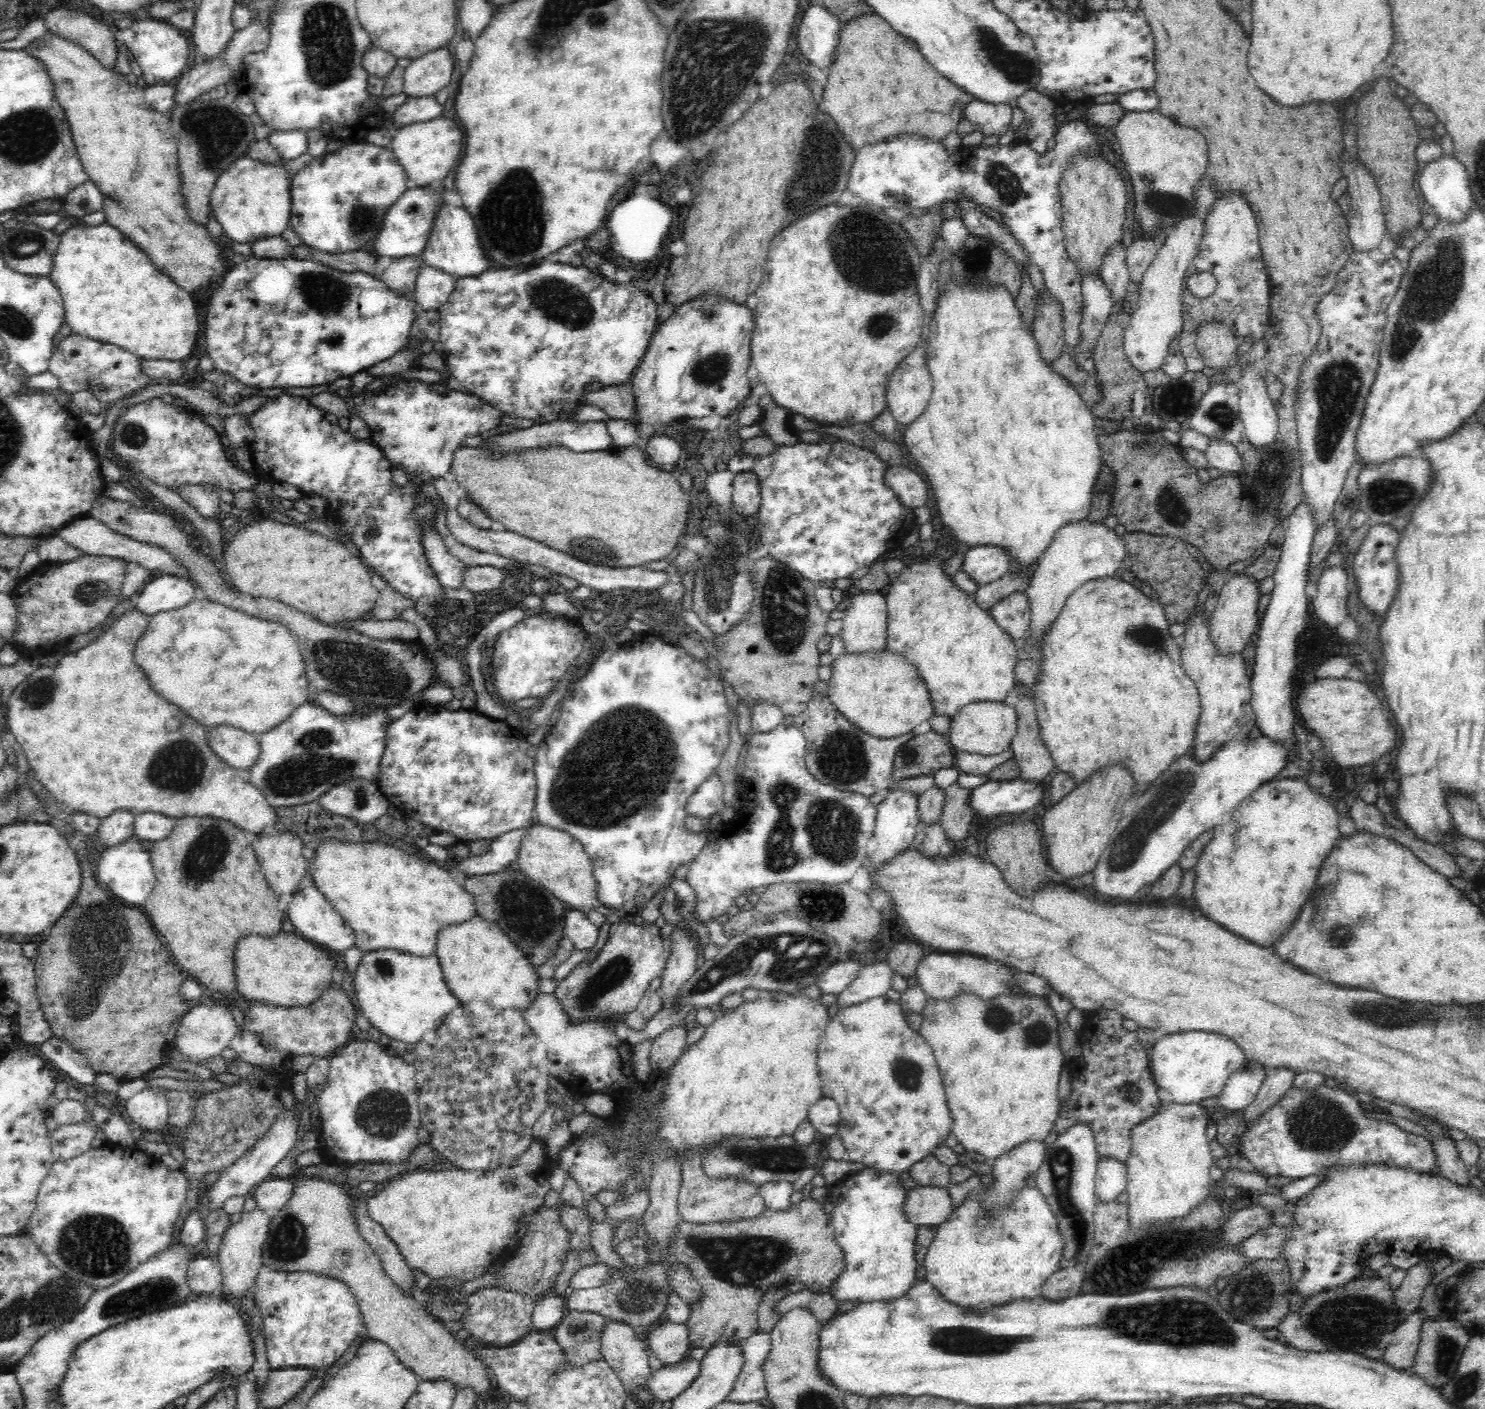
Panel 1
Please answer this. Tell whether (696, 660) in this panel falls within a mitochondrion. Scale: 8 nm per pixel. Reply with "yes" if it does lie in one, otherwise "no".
no

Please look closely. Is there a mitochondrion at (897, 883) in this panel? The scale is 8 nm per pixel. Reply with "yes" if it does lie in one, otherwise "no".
no

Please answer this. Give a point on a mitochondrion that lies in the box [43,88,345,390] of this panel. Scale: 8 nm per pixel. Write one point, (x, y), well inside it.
(215, 131)

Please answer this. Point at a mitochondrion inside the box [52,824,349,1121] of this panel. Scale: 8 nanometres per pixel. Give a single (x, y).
(100, 938)

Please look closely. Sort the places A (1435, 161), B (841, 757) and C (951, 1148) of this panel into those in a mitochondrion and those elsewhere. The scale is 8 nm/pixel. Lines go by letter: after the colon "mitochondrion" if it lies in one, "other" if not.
A: other
B: mitochondrion
C: other

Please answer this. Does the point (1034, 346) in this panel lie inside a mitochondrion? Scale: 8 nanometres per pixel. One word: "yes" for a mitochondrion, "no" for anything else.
no

